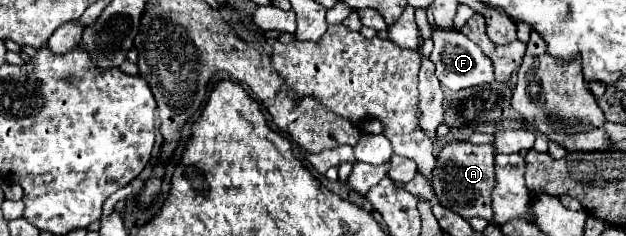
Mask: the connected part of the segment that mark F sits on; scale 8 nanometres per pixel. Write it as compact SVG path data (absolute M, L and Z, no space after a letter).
M434 32L434 50L430 54L430 60L436 66L436 76L440 78L440 84L448 90L462 90L468 86L478 86L494 80L492 62L490 58L462 32Z

